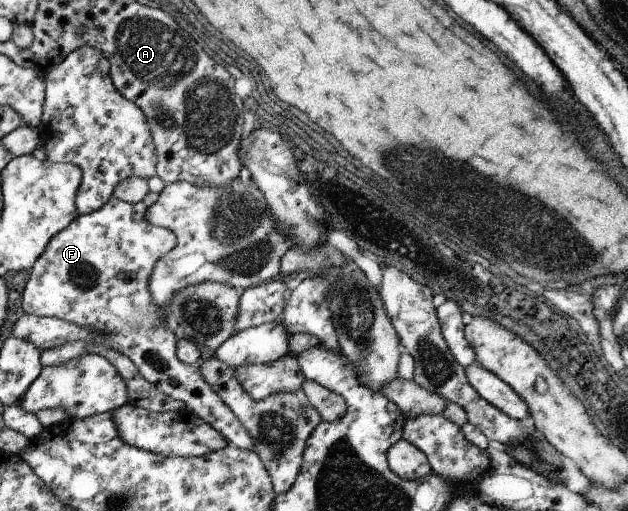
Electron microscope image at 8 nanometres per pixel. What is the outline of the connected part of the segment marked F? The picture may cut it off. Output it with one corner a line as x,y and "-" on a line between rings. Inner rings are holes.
149,191
146,198
137,203
111,197
106,205
87,215
79,215
72,224
56,234
44,249
43,256
35,262
26,282
22,296
22,308
26,315
38,318
59,318
76,326
88,326
104,334
105,344
128,355
139,368
144,380
151,382
160,392
174,400
182,401
204,422
215,427
227,438
227,444
240,450
256,452
256,444
244,424
236,418
231,407
216,394
203,377
199,364
183,363
178,357
178,341
174,335
174,324
164,318
163,311
151,294
151,276
159,258
171,252
178,244
178,235
173,230
156,226
147,219
147,210
159,200
159,194

